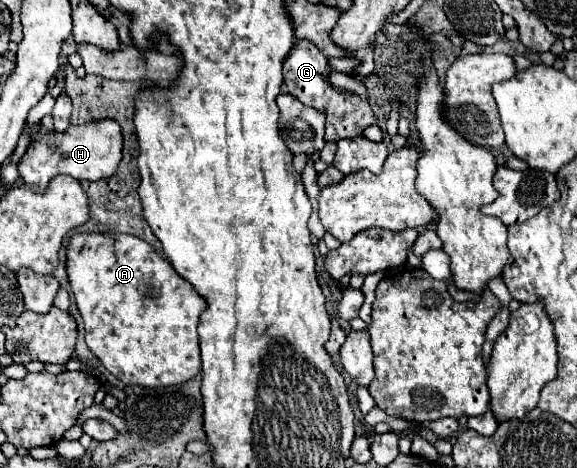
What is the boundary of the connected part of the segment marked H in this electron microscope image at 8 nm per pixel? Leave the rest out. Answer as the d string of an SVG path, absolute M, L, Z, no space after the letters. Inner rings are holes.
M103 118L97 122L87 122L81 126L69 126L65 132L47 132L45 136L31 142L25 156L19 162L19 174L25 180L25 184L33 186L47 186L51 178L59 174L67 174L75 180L103 180L111 178L117 172L117 166L121 162L121 150L123 150L123 138L121 128L115 120Z

